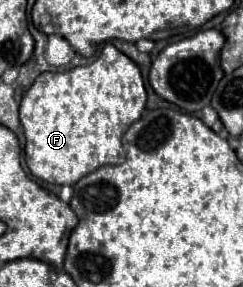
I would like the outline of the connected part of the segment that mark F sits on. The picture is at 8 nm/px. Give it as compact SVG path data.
M106 43L100 57L90 65L56 73L40 73L20 103L20 123L26 135L24 159L30 173L46 183L74 185L98 167L120 165L126 159L126 151L122 149L122 135L136 119L140 119L144 105L146 89L138 65L120 53L112 43Z

